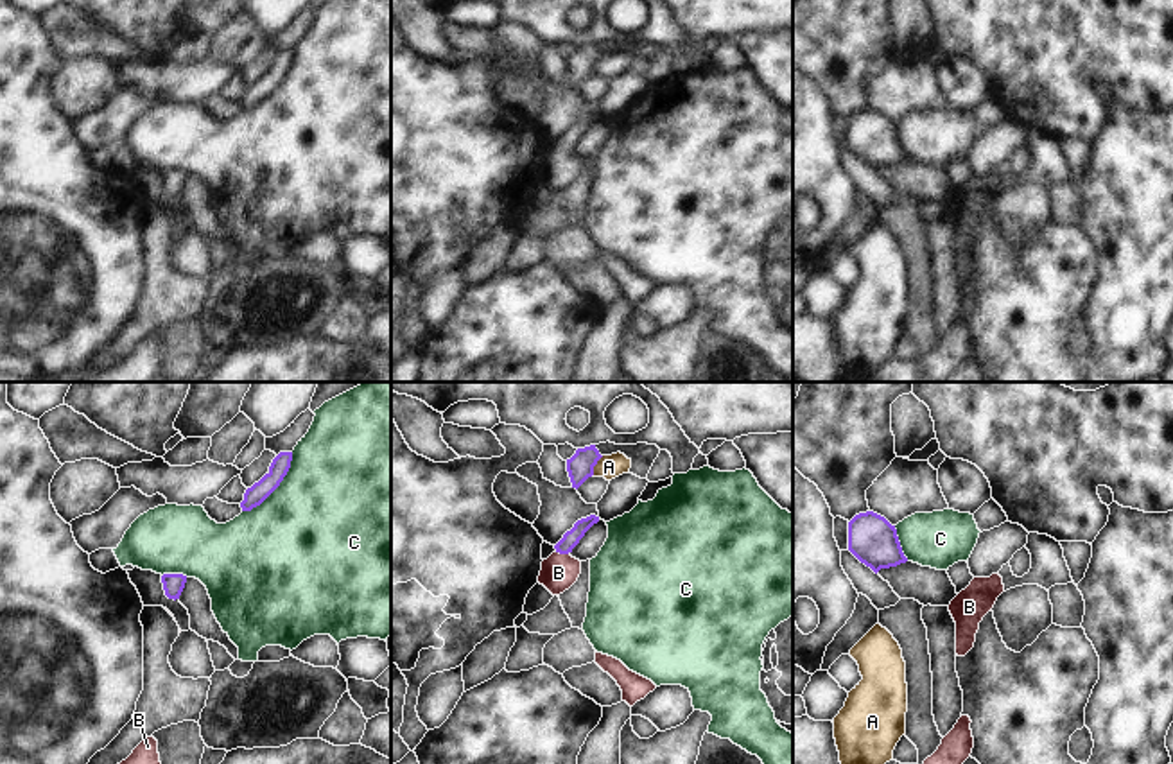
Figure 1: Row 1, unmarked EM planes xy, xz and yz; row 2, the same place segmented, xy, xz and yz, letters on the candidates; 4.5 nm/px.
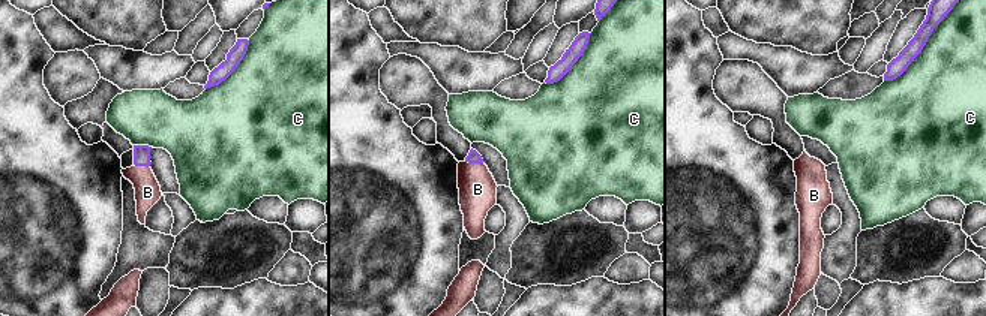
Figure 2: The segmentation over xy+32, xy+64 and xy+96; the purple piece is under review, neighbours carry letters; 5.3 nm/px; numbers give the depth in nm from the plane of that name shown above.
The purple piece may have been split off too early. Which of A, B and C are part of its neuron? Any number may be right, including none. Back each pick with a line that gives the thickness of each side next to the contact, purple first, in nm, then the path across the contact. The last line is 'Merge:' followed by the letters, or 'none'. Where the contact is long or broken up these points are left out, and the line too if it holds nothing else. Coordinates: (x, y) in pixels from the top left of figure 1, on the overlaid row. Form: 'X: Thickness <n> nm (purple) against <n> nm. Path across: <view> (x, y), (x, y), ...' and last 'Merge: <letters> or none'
B: Thickness 80 nm (purple) against 160 nm. Path across: xz (571, 538), (562, 553), (558, 572)
Merge: B

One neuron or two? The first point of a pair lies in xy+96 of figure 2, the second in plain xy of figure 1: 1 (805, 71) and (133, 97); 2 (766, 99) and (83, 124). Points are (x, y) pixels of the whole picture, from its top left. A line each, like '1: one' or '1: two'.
1: two
2: two

